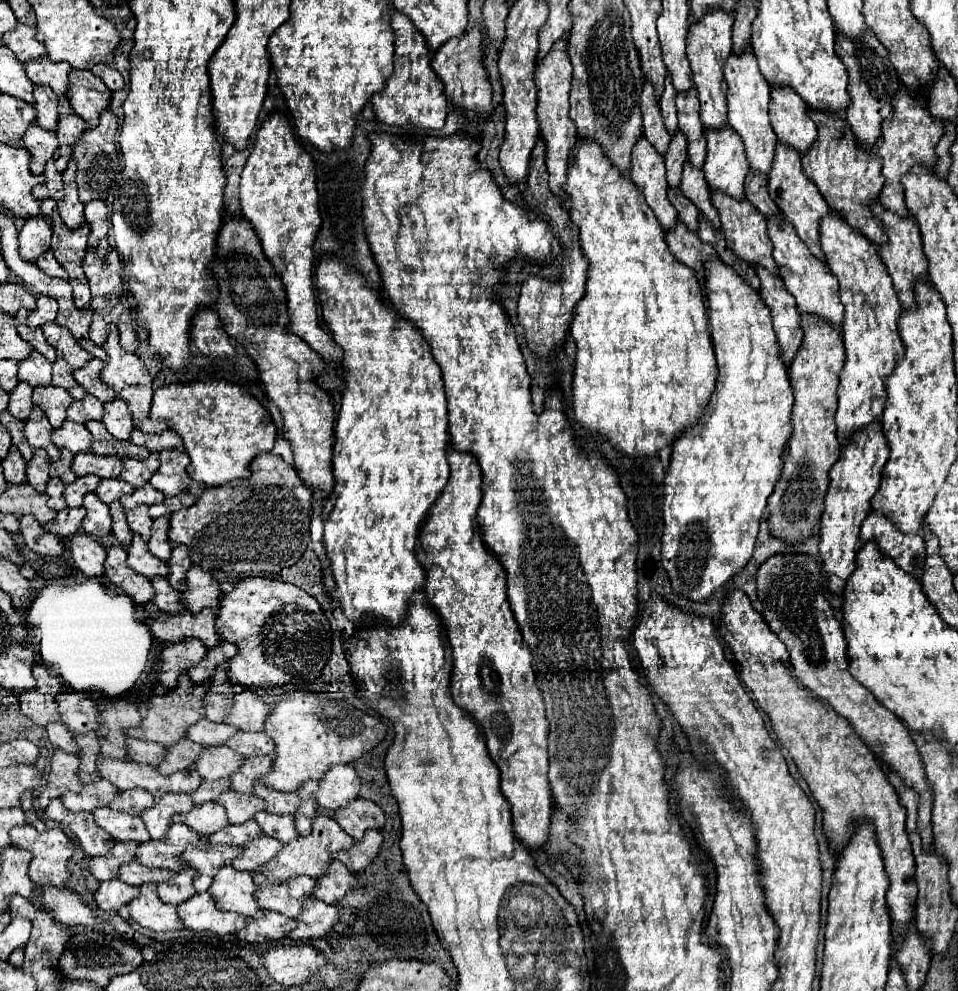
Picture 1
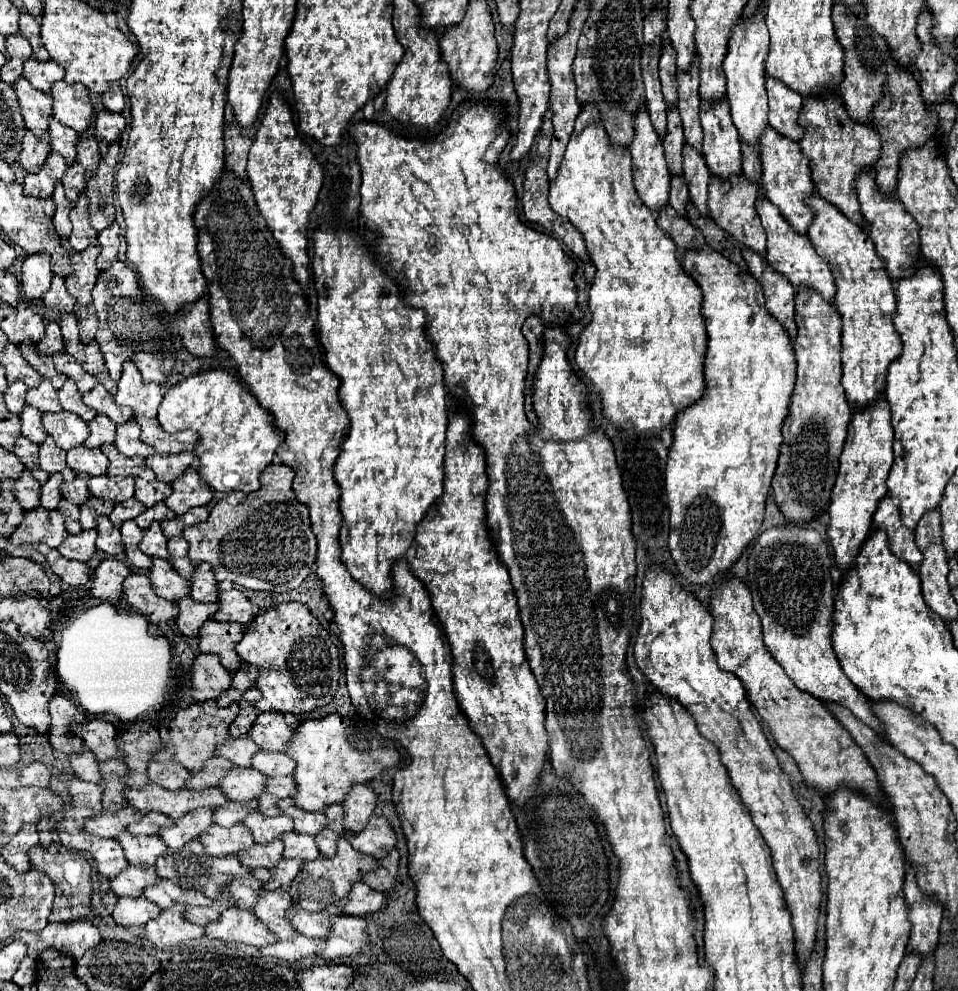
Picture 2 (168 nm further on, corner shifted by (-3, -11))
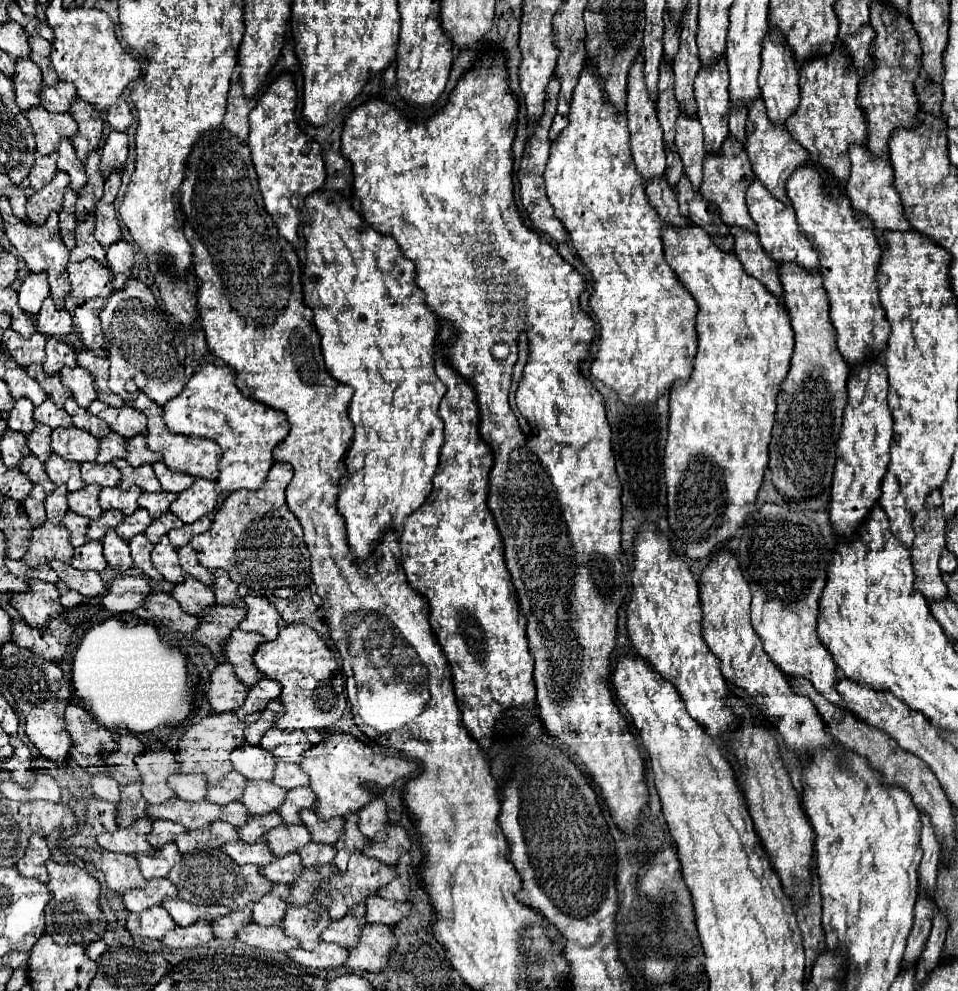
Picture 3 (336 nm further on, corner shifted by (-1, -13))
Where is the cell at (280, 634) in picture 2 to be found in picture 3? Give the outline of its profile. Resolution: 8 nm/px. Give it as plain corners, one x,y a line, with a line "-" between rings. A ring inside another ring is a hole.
291,623
281,627
279,637
275,641
261,643
253,653
255,667
265,675
281,683
279,701
285,711
275,719
275,727
279,729
315,729
325,731
333,727
337,719
341,719
347,699
343,693
343,671
333,657
327,643
319,637
319,633
303,623

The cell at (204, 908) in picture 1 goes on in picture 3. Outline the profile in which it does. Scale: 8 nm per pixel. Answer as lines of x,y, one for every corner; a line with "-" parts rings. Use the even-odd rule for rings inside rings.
255,923
245,925
237,933
237,939
243,941
243,943
249,943
251,947
269,949
269,951
287,951
287,949
299,947
297,939
283,935
281,927
261,927
261,925
255,925

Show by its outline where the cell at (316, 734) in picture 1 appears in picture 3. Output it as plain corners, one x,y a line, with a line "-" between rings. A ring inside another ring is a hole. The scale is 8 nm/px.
331,733
321,743
313,745
305,751
301,769
309,777
309,787
317,795
315,815
319,819
343,817
347,813
359,811
371,799
379,797
387,785
395,779
405,777
415,771
415,763
409,763
401,757
389,757
377,753
371,745
347,735
347,733

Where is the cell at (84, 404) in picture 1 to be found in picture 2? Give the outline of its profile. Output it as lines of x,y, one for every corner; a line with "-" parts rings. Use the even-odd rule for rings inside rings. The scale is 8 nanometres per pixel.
99,415
95,417
95,421
89,423
89,429
91,429
91,435
89,439
85,441
85,445
89,449
99,449
101,445
105,443
113,443
115,441
115,423
107,417
107,415

